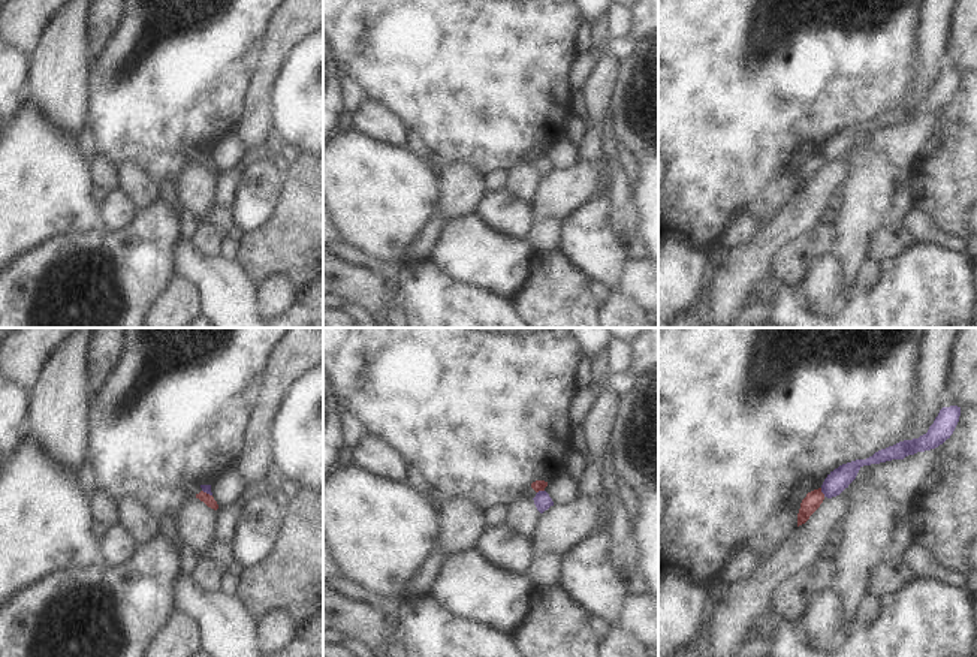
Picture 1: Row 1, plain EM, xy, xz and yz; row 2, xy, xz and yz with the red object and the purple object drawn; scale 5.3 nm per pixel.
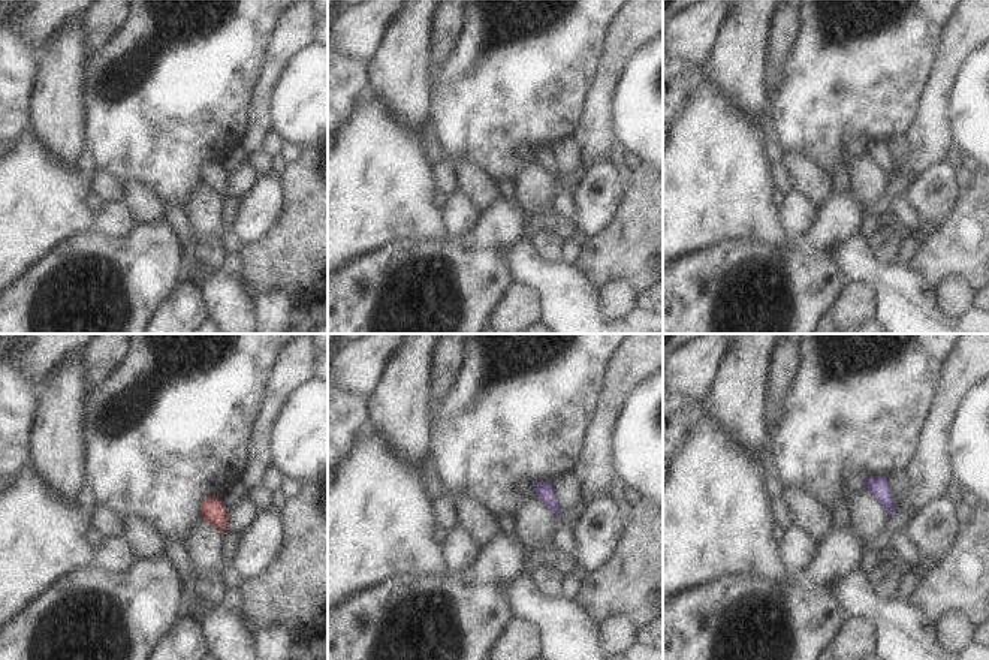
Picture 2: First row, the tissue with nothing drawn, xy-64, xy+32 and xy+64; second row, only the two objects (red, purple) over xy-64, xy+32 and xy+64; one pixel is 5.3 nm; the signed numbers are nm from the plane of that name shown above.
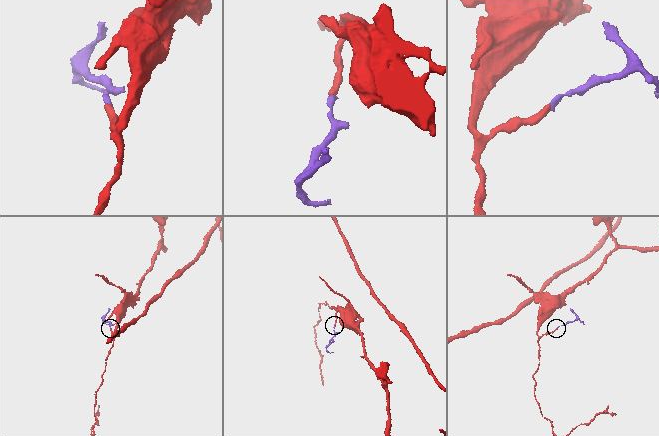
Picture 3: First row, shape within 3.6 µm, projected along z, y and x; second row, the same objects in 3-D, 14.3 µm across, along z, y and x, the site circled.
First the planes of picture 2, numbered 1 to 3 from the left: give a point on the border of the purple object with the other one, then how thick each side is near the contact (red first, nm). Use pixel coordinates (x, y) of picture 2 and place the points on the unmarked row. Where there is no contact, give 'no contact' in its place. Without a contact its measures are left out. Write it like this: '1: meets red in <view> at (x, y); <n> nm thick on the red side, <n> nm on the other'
1: no contact
2: no contact
3: no contact

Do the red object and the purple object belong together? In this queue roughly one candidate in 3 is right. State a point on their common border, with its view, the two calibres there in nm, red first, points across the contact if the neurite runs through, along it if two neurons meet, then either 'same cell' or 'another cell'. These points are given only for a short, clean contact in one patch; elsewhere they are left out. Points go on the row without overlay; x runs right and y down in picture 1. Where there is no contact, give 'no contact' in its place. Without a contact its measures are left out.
yz (822, 157) | 90/120 nm | along yz (820, 153), (825, 160) | another cell

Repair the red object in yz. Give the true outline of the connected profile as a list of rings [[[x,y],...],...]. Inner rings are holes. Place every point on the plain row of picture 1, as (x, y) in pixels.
[[[821,153],[806,159],[806,162],[800,168],[800,174],[797,178],[797,192],[809,184],[809,181],[820,172],[823,165],[824,159],[821,157]]]

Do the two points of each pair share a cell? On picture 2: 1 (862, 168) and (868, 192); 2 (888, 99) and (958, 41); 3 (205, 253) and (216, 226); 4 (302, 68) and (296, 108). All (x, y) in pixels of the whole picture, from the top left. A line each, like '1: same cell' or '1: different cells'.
1: same cell
2: different cells
3: different cells
4: same cell

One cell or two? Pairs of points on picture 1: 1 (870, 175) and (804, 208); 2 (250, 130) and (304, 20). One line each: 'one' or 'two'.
1: two
2: one

